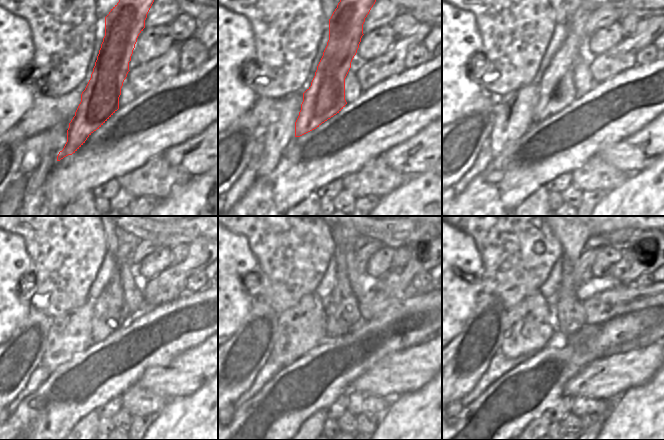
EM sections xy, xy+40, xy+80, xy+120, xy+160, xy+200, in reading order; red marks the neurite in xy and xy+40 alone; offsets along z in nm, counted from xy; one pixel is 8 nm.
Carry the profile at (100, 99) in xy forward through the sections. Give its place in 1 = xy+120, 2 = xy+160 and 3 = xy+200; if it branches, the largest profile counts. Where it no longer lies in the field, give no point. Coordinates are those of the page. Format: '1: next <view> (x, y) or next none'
1: next xy+120 (110, 313)
2: next xy+160 (334, 329)
3: next xy+200 (555, 310)

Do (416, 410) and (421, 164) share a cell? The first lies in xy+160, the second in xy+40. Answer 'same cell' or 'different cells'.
different cells

